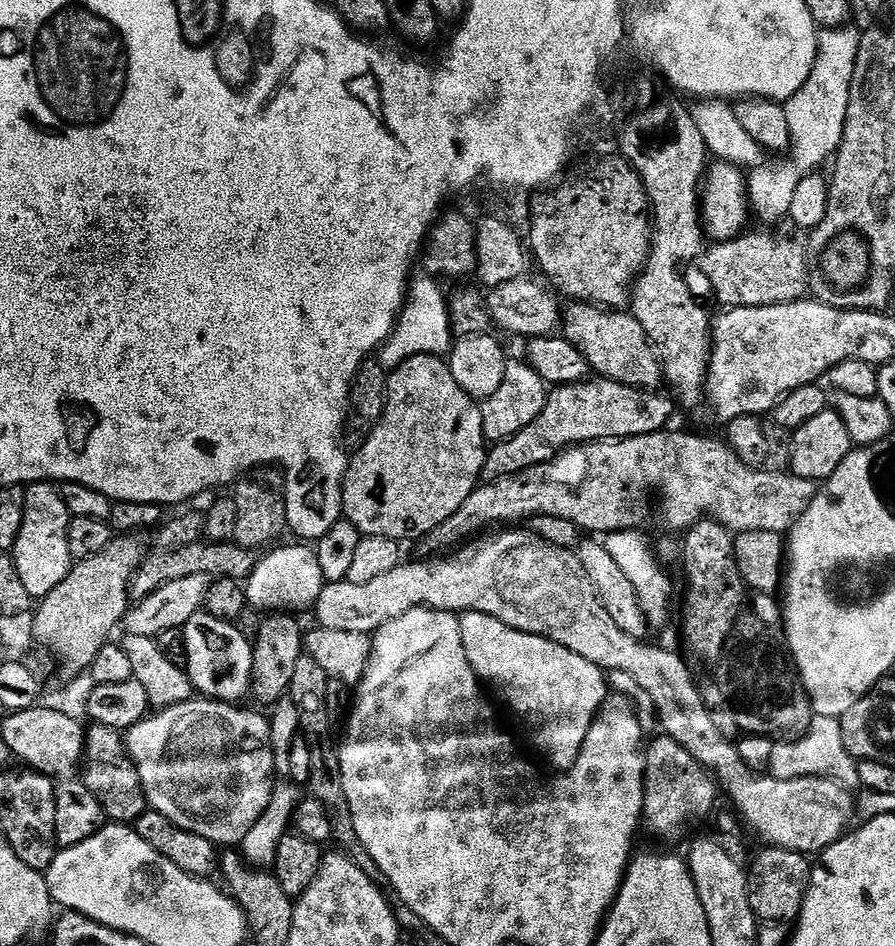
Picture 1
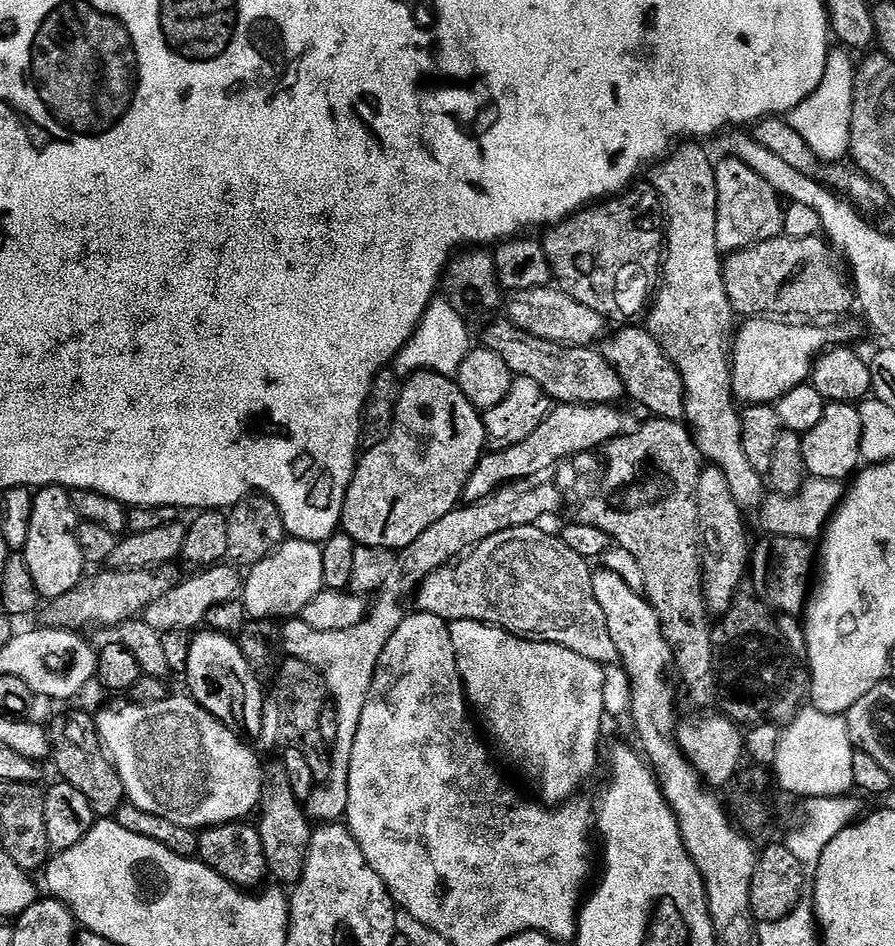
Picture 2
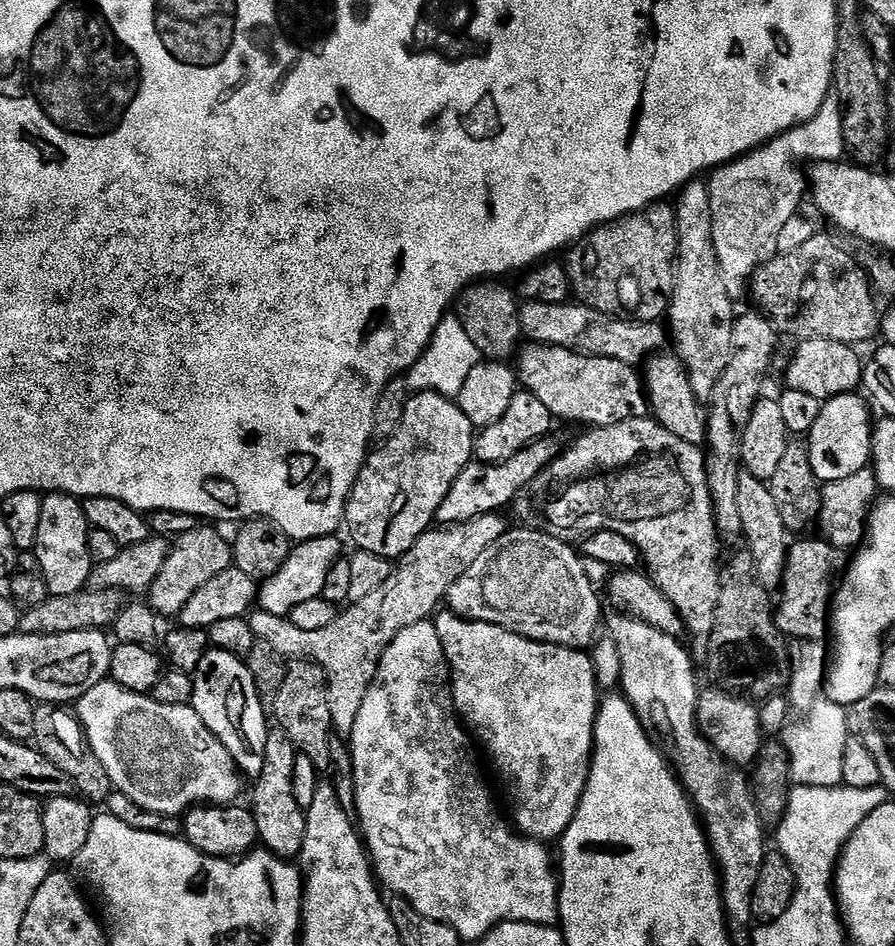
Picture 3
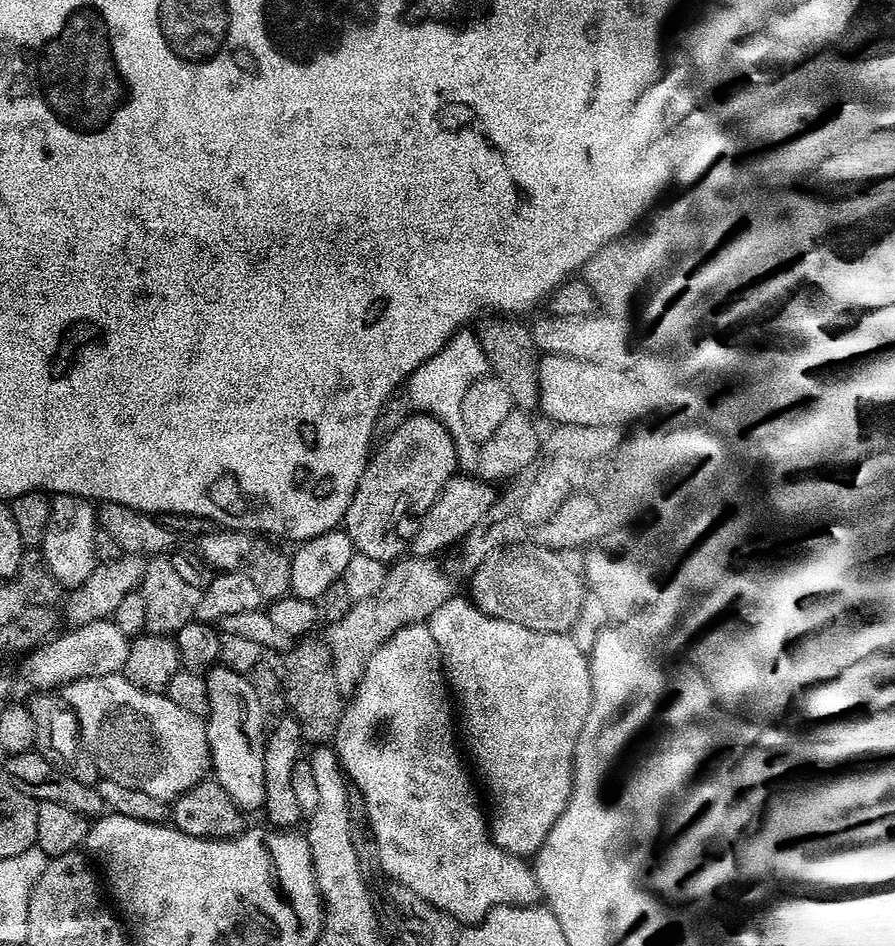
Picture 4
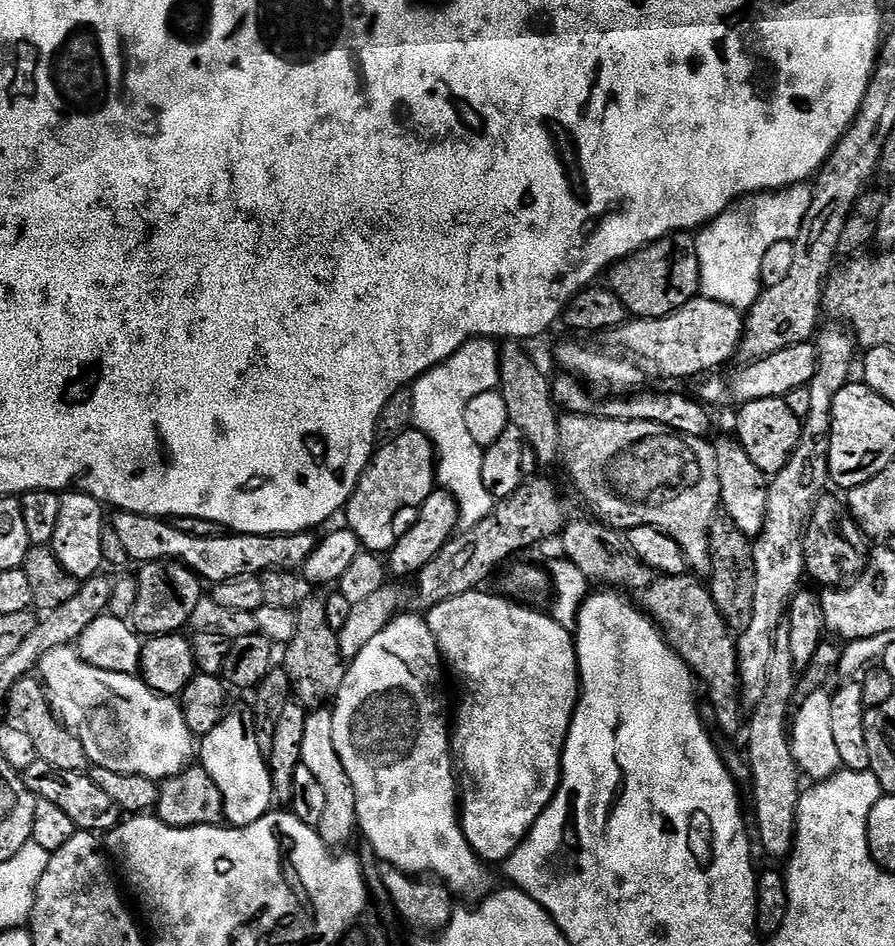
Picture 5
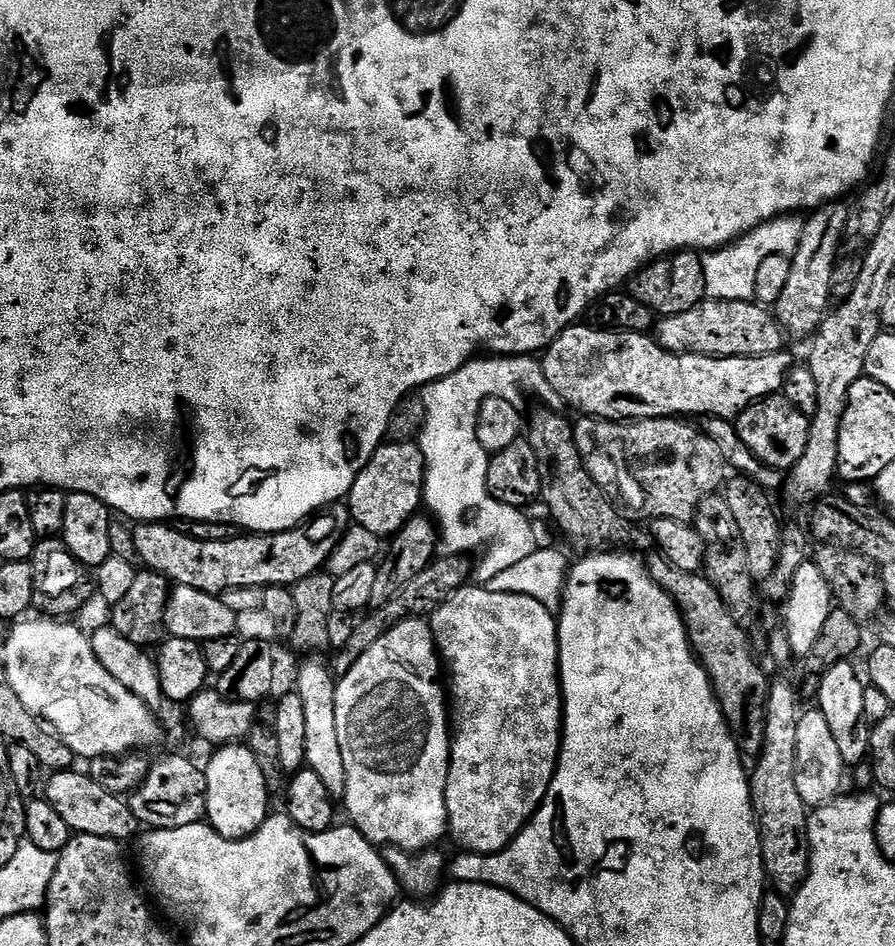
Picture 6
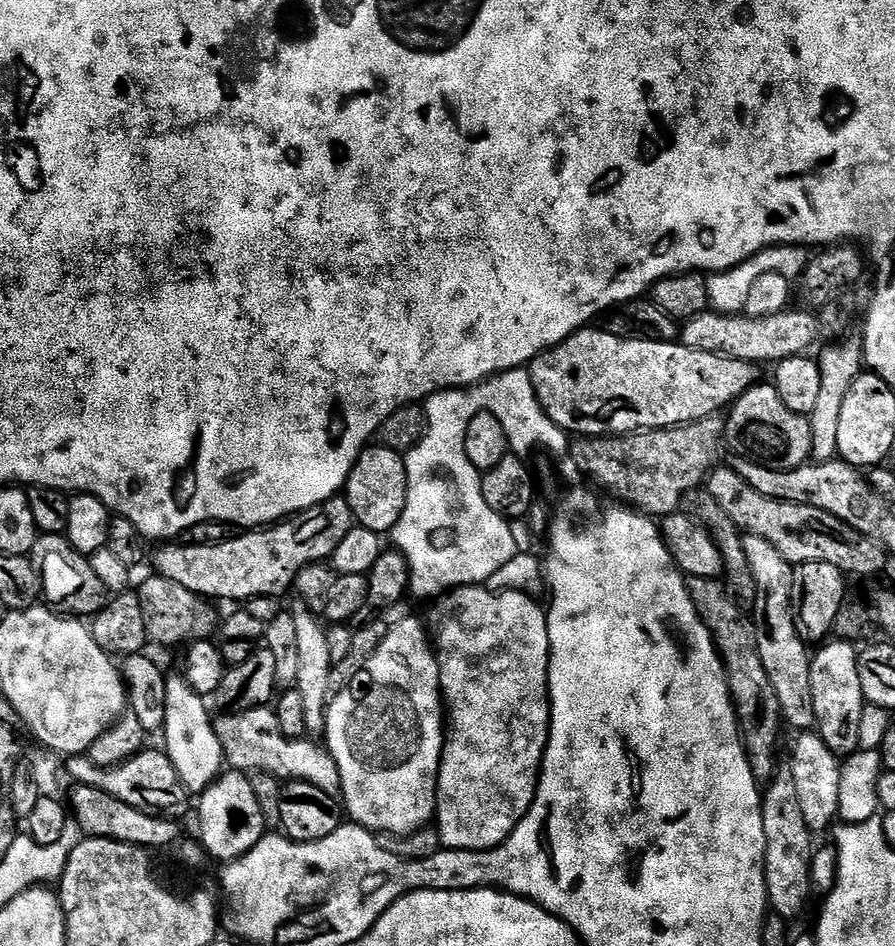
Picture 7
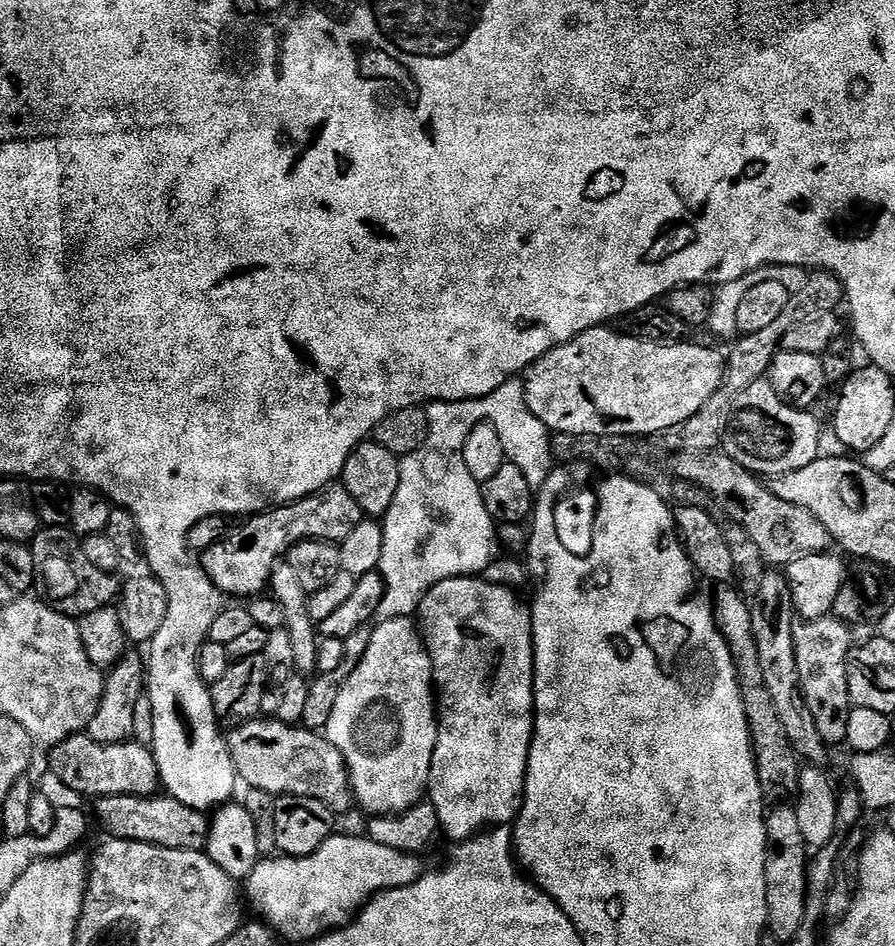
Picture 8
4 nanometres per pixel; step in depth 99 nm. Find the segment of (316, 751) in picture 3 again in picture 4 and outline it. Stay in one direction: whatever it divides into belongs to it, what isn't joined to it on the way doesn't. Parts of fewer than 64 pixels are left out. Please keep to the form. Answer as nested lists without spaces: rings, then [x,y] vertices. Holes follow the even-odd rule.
[[[308,638],[297,643],[284,656],[286,666],[284,698],[287,711],[300,724],[305,741],[312,746],[328,746],[335,741],[336,731],[340,729],[346,700],[338,686],[338,678],[328,645],[323,639],[316,639]]]

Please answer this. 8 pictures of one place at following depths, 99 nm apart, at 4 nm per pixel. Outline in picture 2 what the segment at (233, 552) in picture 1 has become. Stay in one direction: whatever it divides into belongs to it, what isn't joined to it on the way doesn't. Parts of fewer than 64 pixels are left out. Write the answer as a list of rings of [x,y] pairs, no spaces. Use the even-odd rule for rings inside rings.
[[[175,563],[162,565],[159,568],[142,570],[100,570],[97,576],[85,575],[70,594],[62,594],[62,598],[54,598],[43,605],[43,627],[64,629],[68,632],[83,633],[83,628],[112,628],[119,629],[128,620],[143,617],[145,610],[162,594],[170,594],[174,586],[182,579]]]

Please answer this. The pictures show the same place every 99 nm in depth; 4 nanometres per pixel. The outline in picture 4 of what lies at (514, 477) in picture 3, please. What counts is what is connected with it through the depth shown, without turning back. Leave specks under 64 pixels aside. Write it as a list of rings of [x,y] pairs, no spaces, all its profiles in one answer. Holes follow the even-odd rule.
[[[475,475],[472,476],[453,476],[450,482],[446,482],[434,506],[430,506],[430,510],[419,517],[420,529],[417,530],[416,537],[410,540],[410,552],[413,557],[434,558],[446,548],[455,549],[472,533],[474,526],[478,526],[478,522],[482,522],[482,518],[490,514],[498,499],[497,489],[491,484],[485,484]]]

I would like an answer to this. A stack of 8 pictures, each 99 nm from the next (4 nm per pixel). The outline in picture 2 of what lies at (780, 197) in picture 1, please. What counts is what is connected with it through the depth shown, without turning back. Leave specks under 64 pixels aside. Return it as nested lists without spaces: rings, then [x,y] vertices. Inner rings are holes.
[[[836,46],[829,51],[826,62],[826,74],[822,74],[822,82],[810,98],[806,98],[793,111],[796,113],[796,125],[801,130],[816,128],[816,137],[811,137],[810,143],[814,154],[818,154],[825,162],[840,162],[849,155],[852,143],[852,99],[856,89],[857,65],[852,64],[853,53],[843,47]]]

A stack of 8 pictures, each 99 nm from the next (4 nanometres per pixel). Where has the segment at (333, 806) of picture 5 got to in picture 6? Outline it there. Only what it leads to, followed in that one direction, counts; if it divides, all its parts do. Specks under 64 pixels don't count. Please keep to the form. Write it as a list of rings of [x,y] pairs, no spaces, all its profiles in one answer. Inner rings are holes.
[[[308,658],[304,665],[300,668],[300,673],[296,676],[296,684],[294,691],[302,698],[302,707],[306,714],[306,746],[304,747],[305,765],[314,774],[318,774],[318,778],[322,778],[322,782],[326,782],[326,790],[330,790],[330,794],[334,798],[343,797],[348,783],[346,782],[346,762],[342,762],[342,746],[338,746],[338,710],[336,709],[336,685],[337,677],[334,675],[331,667],[327,663],[316,660],[320,658]]]

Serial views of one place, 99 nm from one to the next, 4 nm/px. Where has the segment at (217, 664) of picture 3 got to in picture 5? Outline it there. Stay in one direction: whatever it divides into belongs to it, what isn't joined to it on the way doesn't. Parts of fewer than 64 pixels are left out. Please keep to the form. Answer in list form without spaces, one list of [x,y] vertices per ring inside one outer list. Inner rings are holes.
[[[232,710],[198,744],[199,763],[206,774],[214,778],[218,790],[222,790],[224,820],[234,828],[245,828],[258,822],[258,818],[266,815],[274,804],[272,771],[268,769],[267,759],[258,750],[256,730],[255,723],[249,717],[247,720],[242,713]]]

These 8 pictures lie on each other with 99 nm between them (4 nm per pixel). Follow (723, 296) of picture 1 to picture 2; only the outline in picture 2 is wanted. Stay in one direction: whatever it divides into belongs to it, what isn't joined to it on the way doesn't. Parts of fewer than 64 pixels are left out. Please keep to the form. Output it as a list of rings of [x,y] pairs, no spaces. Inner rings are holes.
[[[783,234],[731,253],[724,260],[724,285],[733,313],[740,318],[795,318],[800,322],[820,322],[823,316],[846,315],[854,308],[854,288],[846,276],[844,281],[832,255],[833,249],[820,236],[790,238]]]

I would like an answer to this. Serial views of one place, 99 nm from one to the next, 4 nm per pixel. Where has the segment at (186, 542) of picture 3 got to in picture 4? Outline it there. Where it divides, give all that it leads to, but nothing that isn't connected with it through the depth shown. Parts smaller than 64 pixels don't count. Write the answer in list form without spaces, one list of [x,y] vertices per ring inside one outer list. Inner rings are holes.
[[[169,550],[147,561],[142,591],[146,602],[146,629],[154,636],[175,637],[187,624],[193,623],[204,597],[206,579],[200,573],[201,565],[176,551]]]

